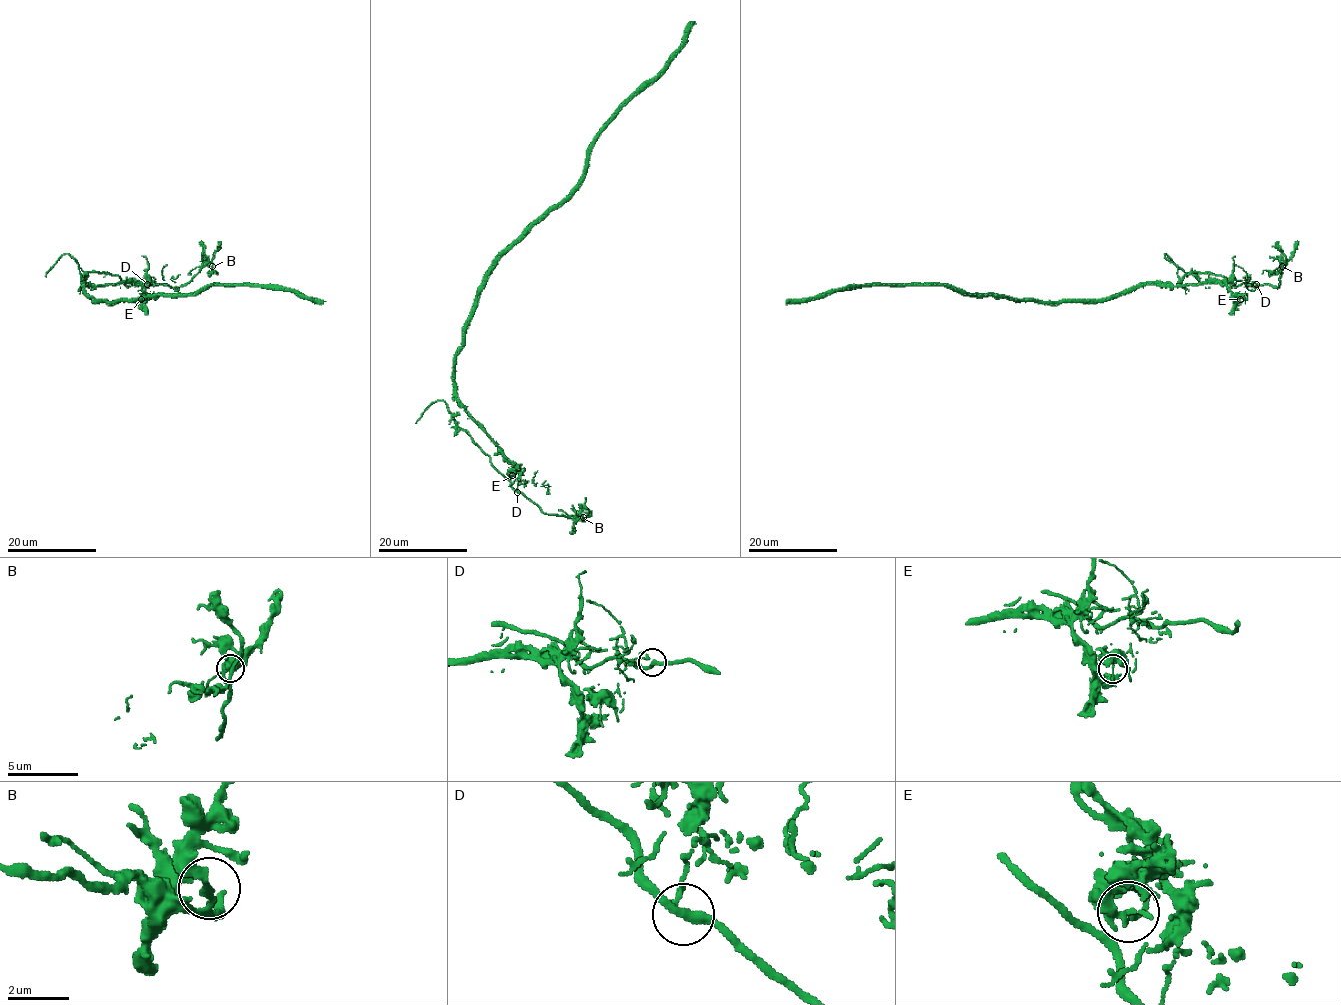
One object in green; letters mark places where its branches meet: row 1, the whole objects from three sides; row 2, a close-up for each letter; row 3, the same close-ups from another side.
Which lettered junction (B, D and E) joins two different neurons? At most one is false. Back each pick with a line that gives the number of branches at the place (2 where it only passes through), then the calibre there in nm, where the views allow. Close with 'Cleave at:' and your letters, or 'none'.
E: branches 4; calibre 140 nm
Cleave at: E

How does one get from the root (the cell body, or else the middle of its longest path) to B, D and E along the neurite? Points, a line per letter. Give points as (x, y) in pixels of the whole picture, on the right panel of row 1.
B: (1074, 299), (1111, 299), (1146, 284), (1224, 283), (1229, 289), (1241, 281), (1277, 288), (1282, 266)
D: (1074, 299), (1111, 299), (1146, 284), (1224, 283), (1229, 289), (1237, 281), (1256, 284)
E: (1074, 299), (1111, 299), (1146, 284), (1204, 283), (1224, 283), (1241, 296), (1239, 299)

